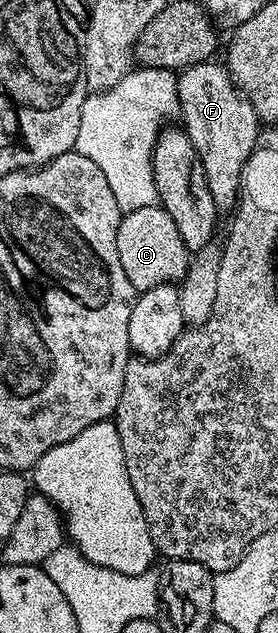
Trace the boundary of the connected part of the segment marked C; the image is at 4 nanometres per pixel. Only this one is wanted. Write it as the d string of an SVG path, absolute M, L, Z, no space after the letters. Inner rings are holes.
M159 204L143 205L138 211L123 214L118 227L118 259L122 259L122 271L126 271L126 279L138 291L153 289L159 285L179 283L184 280L188 271L190 254L182 243L182 235L178 235L178 227L174 227L174 219Z

